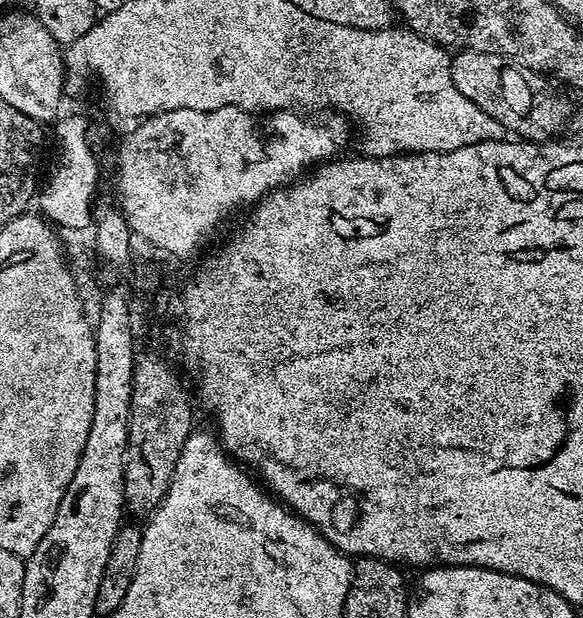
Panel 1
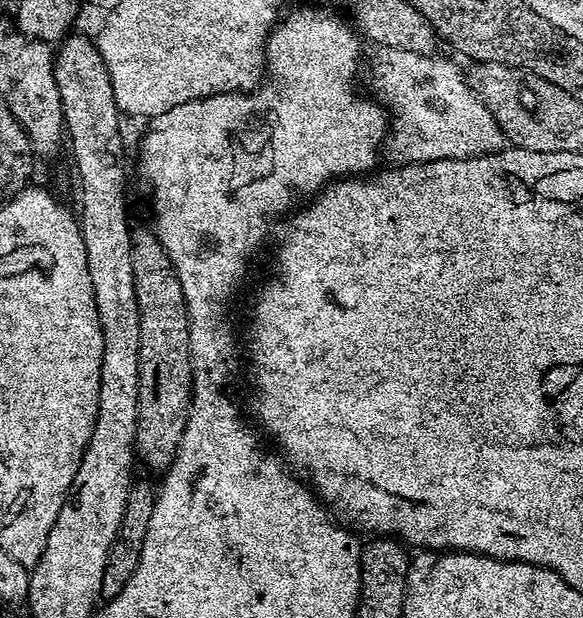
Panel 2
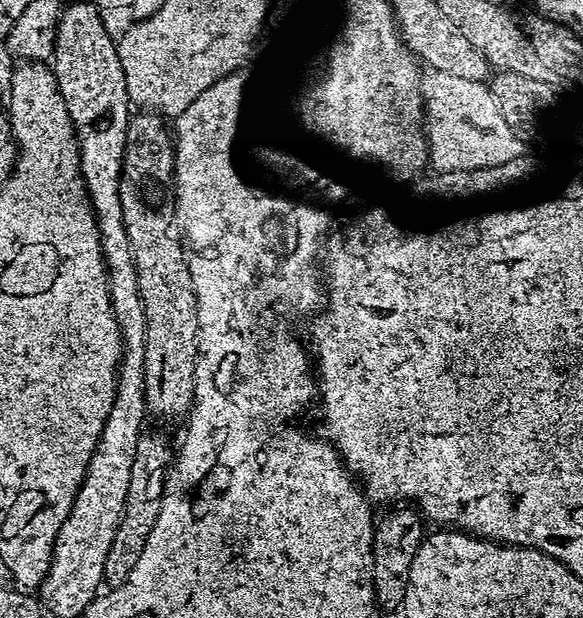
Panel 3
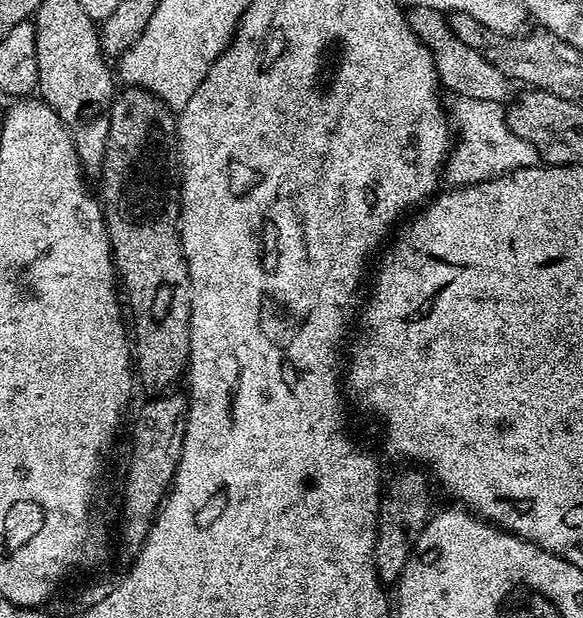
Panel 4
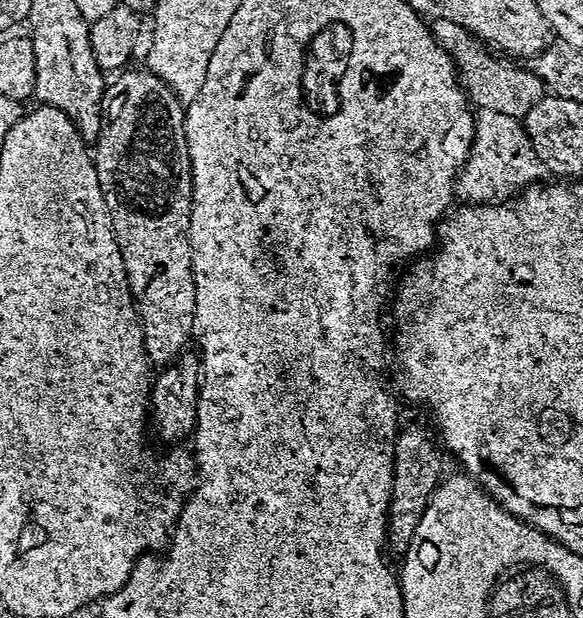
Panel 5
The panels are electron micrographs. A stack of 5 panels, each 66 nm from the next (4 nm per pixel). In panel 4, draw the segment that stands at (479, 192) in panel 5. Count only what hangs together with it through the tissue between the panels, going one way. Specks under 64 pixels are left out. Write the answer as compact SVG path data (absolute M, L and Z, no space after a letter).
M461 96L456 102L457 104L450 108L450 124L454 129L454 143L451 145L443 170L443 175L449 185L477 184L480 180L501 176L504 172L514 171L515 168L533 168L535 166L538 162L536 148L529 140L523 140L518 138L518 134L514 134L514 130L508 125L505 109L497 101Z

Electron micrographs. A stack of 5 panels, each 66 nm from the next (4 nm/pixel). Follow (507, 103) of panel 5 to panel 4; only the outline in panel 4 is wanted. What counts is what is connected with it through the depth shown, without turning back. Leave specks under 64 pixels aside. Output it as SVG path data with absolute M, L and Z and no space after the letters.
M415 5L412 10L413 12L407 13L410 26L417 38L431 50L437 72L441 76L441 83L447 91L449 88L459 97L470 96L480 100L504 102L509 99L508 77L502 74L502 70L495 68L478 50L462 42L459 31L453 25L452 28L448 25L449 17L445 13L420 5Z

